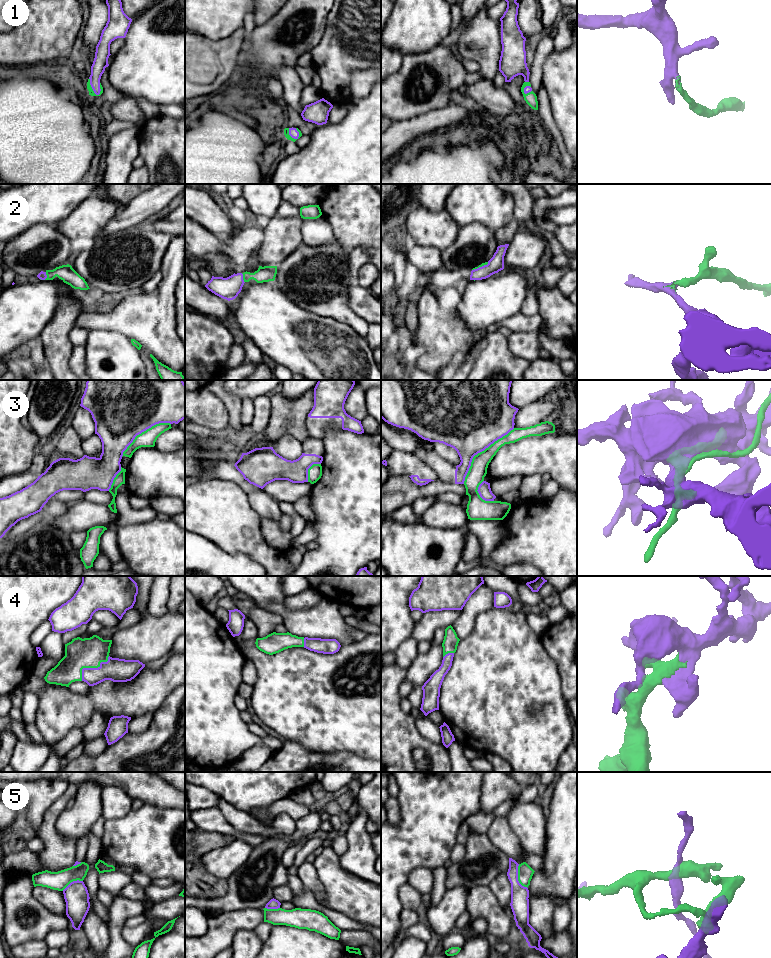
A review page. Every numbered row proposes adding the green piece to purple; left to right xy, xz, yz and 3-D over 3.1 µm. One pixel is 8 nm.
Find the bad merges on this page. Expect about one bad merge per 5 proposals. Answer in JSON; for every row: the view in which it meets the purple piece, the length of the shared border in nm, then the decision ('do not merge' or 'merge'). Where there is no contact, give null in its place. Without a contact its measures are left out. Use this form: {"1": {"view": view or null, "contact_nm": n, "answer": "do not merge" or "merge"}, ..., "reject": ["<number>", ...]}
{"1": {"view": "xy", "contact_nm": 160, "answer": "merge"}, "2": {"view": "xz", "contact_nm": 80, "answer": "merge"}, "3": {"view": "yz", "contact_nm": 600, "answer": "merge"}, "4": {"view": "xy", "contact_nm": 300, "answer": "merge"}, "5": {"view": "yz", "contact_nm": 220, "answer": "do not merge"}, "reject": ["5"]}

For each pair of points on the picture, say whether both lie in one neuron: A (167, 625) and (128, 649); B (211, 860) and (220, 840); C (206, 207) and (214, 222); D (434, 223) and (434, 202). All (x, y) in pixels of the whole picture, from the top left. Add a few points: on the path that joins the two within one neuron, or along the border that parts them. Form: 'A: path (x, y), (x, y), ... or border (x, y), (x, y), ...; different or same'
A: path (157, 635), (146, 641), (138, 642); same
B: border (232, 841), (200, 855); different
C: path (206, 211), (212, 218); same
D: border (419, 205), (434, 211), (443, 208); different

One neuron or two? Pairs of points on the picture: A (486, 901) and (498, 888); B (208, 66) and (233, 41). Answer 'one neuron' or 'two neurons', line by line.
A: two neurons
B: one neuron

